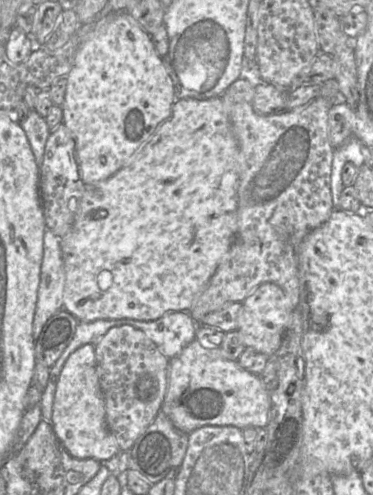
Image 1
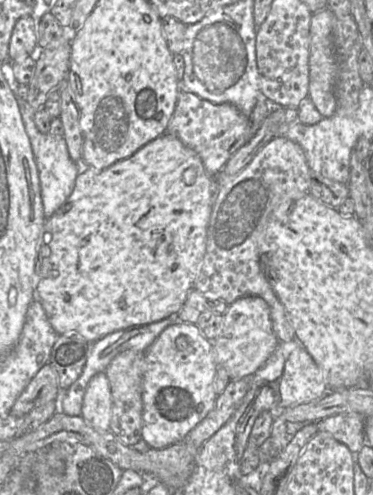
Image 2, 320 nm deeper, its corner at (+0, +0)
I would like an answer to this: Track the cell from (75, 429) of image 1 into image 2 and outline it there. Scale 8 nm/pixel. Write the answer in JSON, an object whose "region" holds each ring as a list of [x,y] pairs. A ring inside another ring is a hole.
{"region":[[[105,372],[94,375],[85,392],[81,416],[97,430],[109,431],[112,413],[112,396]]]}

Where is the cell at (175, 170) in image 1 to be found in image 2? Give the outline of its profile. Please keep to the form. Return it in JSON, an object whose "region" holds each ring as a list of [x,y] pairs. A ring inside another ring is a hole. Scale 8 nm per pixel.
{"region":[[[163,133],[131,157],[120,160],[106,169],[82,167],[76,178],[73,192],[66,202],[51,217],[45,219],[36,255],[35,299],[41,302],[50,324],[58,335],[76,334],[92,344],[119,330],[140,327],[168,317],[175,317],[182,308],[188,292],[194,288],[194,281],[204,257],[206,233],[215,198],[214,179],[215,177],[206,171],[198,153],[169,133]]]}

